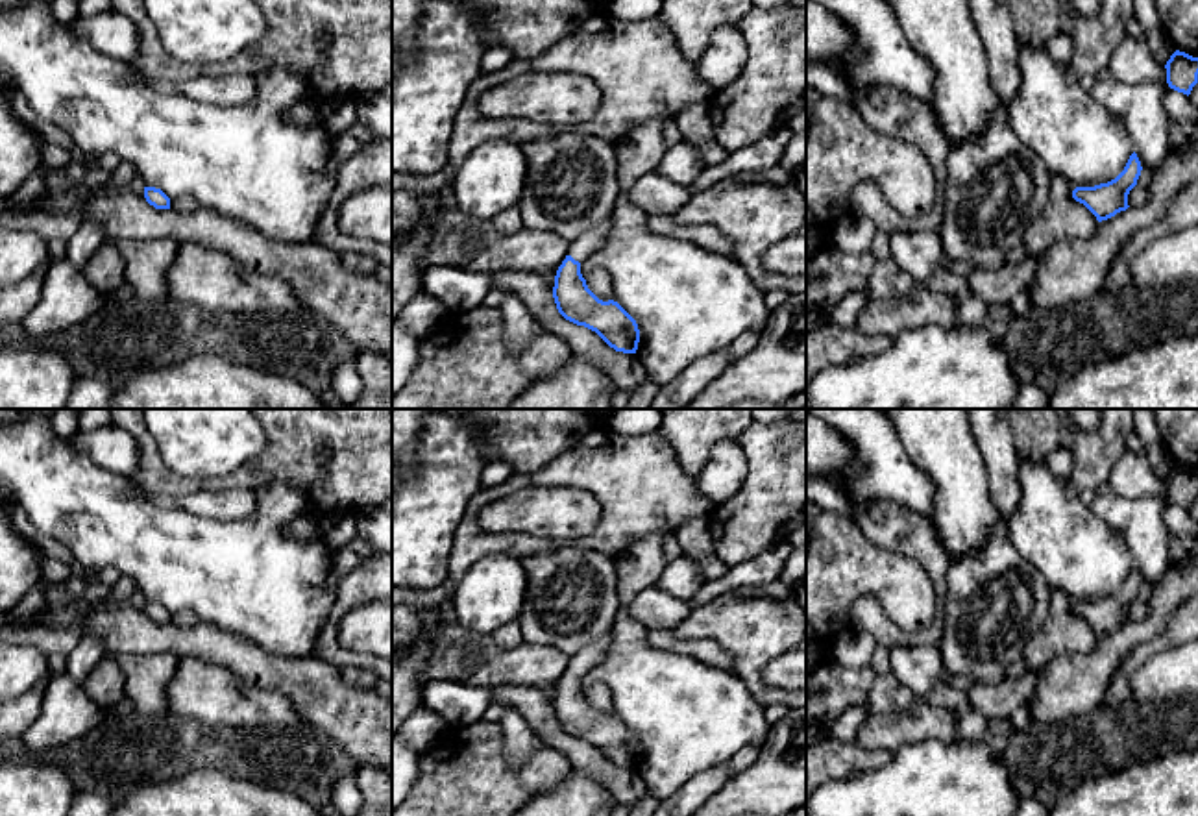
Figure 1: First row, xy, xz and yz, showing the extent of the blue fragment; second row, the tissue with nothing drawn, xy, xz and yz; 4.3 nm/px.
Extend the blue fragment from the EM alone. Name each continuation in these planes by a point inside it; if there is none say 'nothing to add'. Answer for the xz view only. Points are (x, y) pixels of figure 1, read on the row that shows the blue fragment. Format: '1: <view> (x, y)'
1: xz (585, 245)

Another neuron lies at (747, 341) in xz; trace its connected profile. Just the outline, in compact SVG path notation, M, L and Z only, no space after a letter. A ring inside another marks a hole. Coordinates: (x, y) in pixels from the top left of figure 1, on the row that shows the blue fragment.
M751 329L743 335L740 335L730 346L730 355L732 355L732 361L743 357L745 353L749 353L756 344L758 344L758 339L760 339L762 331L760 329Z

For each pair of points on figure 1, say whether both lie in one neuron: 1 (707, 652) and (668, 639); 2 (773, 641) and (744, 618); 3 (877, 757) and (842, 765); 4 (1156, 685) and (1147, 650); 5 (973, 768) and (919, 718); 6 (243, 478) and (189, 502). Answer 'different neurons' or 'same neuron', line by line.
1: same neuron
2: same neuron
3: same neuron
4: different neurons
5: different neurons
6: different neurons

